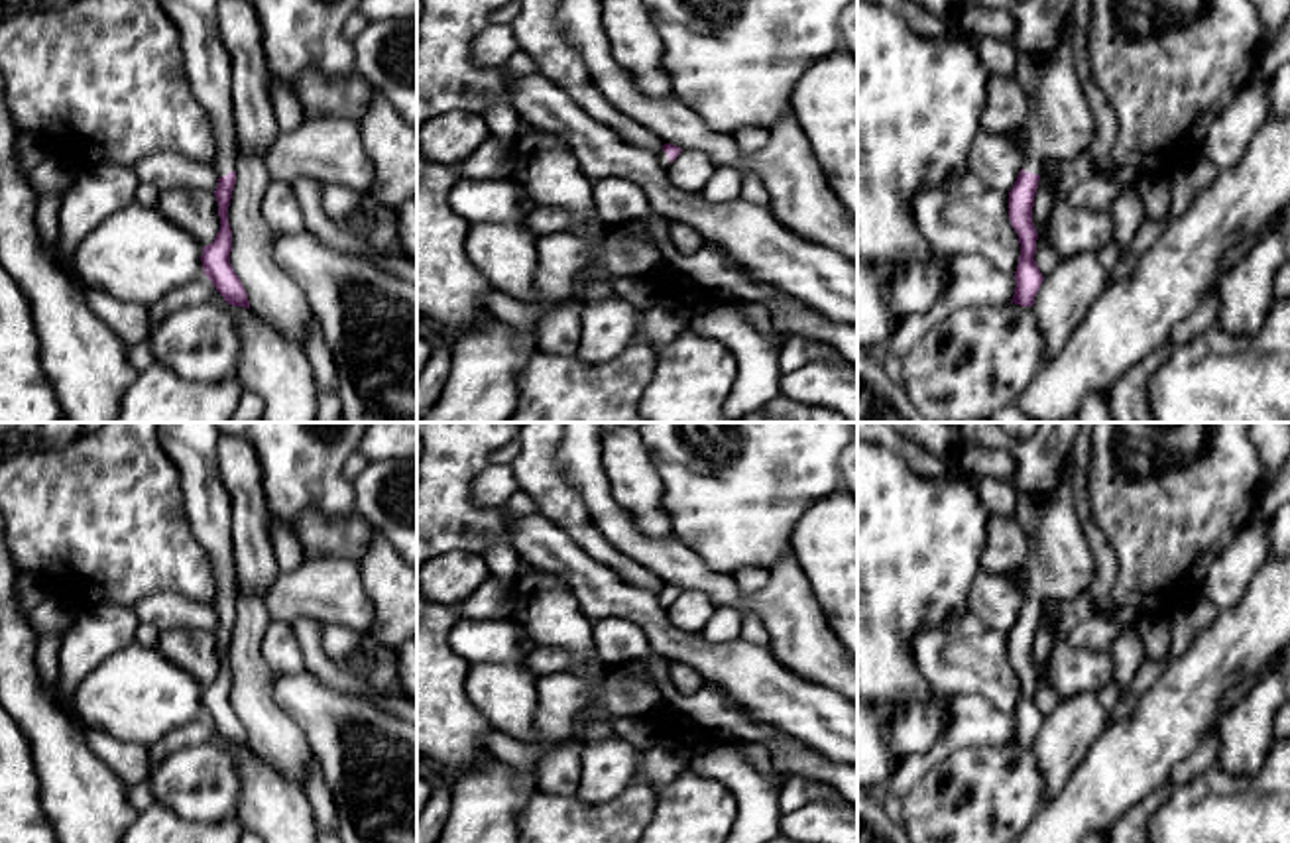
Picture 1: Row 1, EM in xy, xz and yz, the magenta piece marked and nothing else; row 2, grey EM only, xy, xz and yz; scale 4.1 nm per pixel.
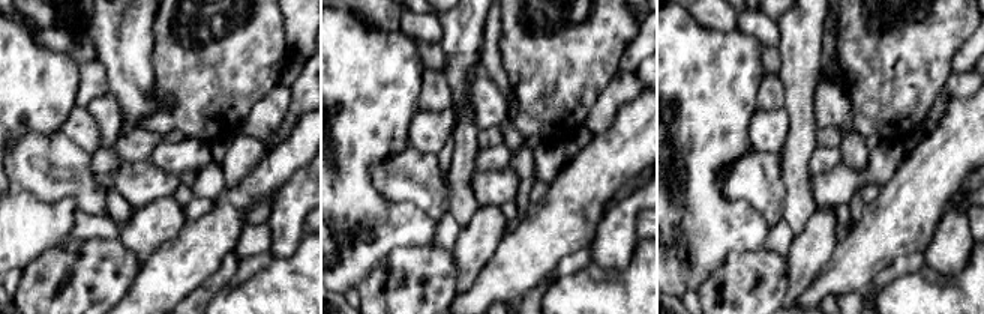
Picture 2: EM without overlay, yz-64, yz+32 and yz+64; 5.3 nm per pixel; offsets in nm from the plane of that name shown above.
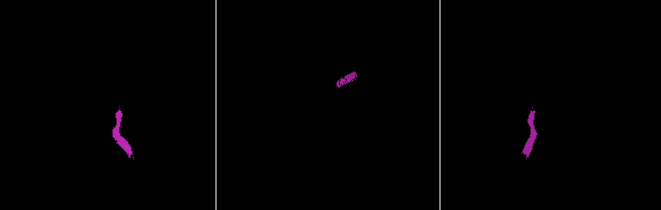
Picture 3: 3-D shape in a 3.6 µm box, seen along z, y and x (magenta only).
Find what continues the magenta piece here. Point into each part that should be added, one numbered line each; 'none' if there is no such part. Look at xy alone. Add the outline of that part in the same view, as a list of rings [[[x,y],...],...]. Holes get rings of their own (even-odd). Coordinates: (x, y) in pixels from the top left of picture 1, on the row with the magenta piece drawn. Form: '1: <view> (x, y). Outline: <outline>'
1: xy (207, 63). Outline: [[[159,0],[181,37],[185,73],[193,96],[216,134],[214,171],[226,177],[236,167],[236,122],[232,118],[232,59],[216,24],[218,0]]]

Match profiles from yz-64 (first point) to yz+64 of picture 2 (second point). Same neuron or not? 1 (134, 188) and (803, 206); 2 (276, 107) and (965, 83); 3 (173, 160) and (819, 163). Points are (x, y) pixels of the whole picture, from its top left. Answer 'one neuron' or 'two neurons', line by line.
1: two neurons
2: one neuron
3: one neuron

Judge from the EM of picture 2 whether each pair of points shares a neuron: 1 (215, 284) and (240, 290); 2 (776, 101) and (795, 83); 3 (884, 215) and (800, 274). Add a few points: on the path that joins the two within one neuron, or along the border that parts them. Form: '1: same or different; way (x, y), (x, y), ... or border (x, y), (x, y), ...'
1: different; border (239, 262), (236, 274), (212, 298)
2: different; border (777, 74), (783, 87), (785, 107)
3: different; border (840, 236), (831, 259), (813, 281)

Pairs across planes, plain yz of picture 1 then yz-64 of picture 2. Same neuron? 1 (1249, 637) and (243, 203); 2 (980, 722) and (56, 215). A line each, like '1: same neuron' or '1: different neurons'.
1: same neuron
2: different neurons

